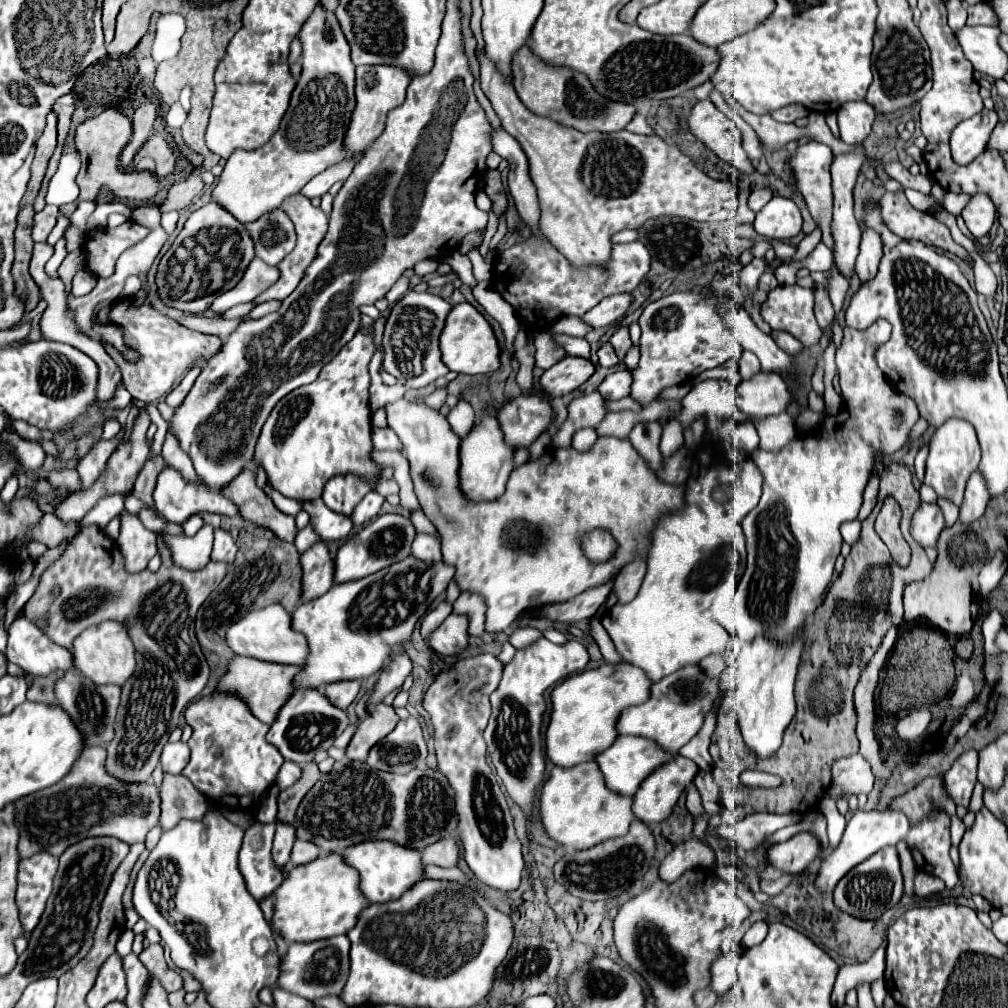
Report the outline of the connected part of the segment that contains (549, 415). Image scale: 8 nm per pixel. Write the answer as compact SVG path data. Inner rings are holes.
M520 395L498 413L510 447L530 447L554 423L556 411L544 395Z

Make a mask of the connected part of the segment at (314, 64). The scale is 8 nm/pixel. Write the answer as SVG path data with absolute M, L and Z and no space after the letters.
M320 5L308 17L298 37L304 45L302 75L278 131L258 149L236 149L226 161L224 173L212 193L214 201L242 223L250 223L266 211L278 209L288 195L300 193L314 175L346 157L344 135L356 107L350 45L334 13L326 13Z

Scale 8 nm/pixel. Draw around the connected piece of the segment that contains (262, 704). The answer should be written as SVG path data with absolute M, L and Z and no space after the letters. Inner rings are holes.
M236 657L230 661L228 673L222 677L218 689L220 691L234 691L240 697L244 697L246 703L250 705L250 711L260 721L270 725L278 717L282 703L286 703L286 699L298 689L294 685L294 679L300 671L302 671L302 665L292 667L292 665L280 665L280 663L262 663L260 659L250 659L250 657Z

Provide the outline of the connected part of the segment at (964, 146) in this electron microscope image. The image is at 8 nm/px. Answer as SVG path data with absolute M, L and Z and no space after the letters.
M984 109L978 115L962 121L950 137L954 161L968 165L970 159L976 159L986 149L986 139L990 139L990 131L994 131L996 123L998 113L994 109Z

